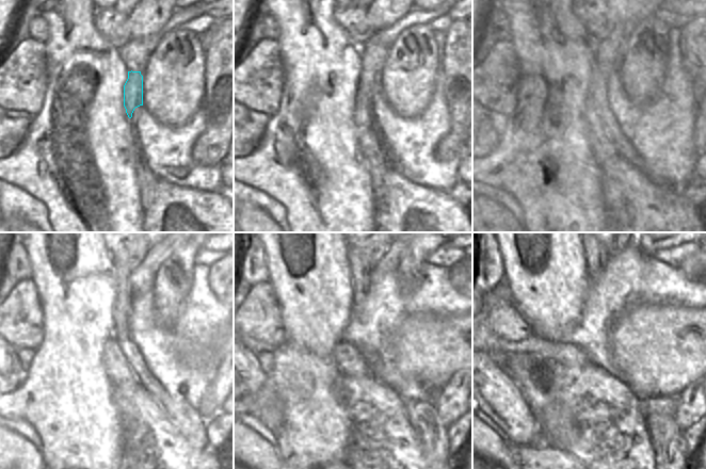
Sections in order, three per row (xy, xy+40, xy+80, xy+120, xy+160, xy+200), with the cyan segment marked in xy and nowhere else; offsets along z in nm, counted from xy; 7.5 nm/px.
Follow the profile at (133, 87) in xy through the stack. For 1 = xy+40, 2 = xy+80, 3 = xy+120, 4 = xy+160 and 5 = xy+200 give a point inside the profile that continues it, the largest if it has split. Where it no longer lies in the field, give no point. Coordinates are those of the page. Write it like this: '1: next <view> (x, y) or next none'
1: next xy+40 (367, 84)
2: next xy+80 (604, 92)
3: next xy+120 (193, 427)
4: next xy+160 (430, 431)
5: next xy+200 (667, 439)

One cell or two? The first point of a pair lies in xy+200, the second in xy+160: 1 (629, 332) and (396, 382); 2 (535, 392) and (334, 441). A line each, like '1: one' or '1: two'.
1: two
2: two

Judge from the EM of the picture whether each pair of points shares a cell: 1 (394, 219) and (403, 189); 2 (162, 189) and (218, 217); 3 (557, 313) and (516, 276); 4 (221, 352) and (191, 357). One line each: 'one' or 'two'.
1: one
2: one
3: one
4: one

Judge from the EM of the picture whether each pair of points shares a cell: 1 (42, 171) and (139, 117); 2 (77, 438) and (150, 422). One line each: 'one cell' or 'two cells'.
1: two cells
2: two cells

